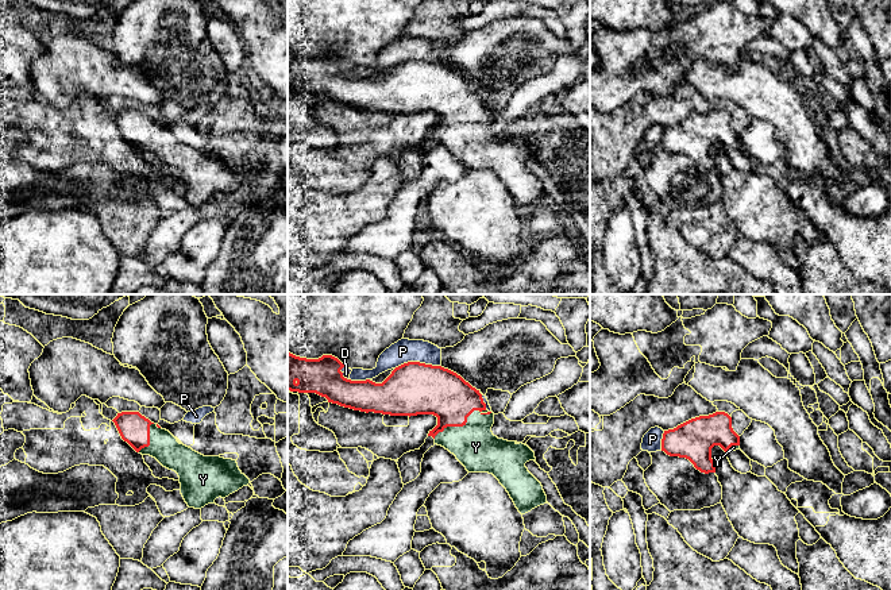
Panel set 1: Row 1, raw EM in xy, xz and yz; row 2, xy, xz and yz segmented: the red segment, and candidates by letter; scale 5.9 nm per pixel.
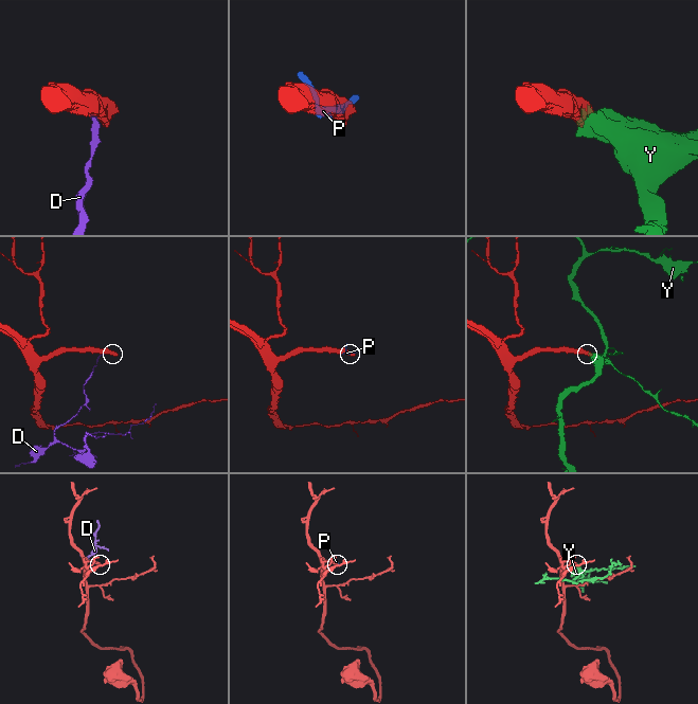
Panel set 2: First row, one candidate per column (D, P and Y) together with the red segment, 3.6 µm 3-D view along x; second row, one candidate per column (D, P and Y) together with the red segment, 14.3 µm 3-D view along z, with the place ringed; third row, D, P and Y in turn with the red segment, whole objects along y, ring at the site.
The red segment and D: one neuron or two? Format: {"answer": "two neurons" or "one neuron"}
{"answer": "two neurons"}

